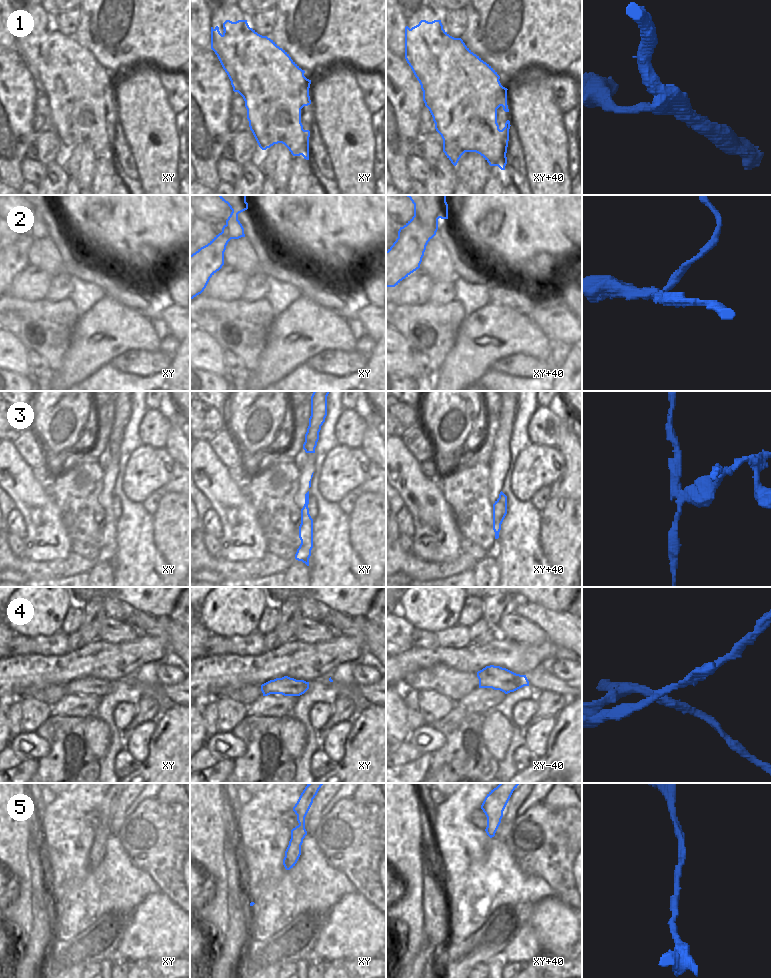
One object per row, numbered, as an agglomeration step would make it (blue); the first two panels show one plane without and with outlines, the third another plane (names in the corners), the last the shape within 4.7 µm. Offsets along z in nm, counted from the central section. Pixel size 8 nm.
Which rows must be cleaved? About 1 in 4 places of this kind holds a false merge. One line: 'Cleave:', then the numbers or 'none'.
Cleave: 1, 2, 3

